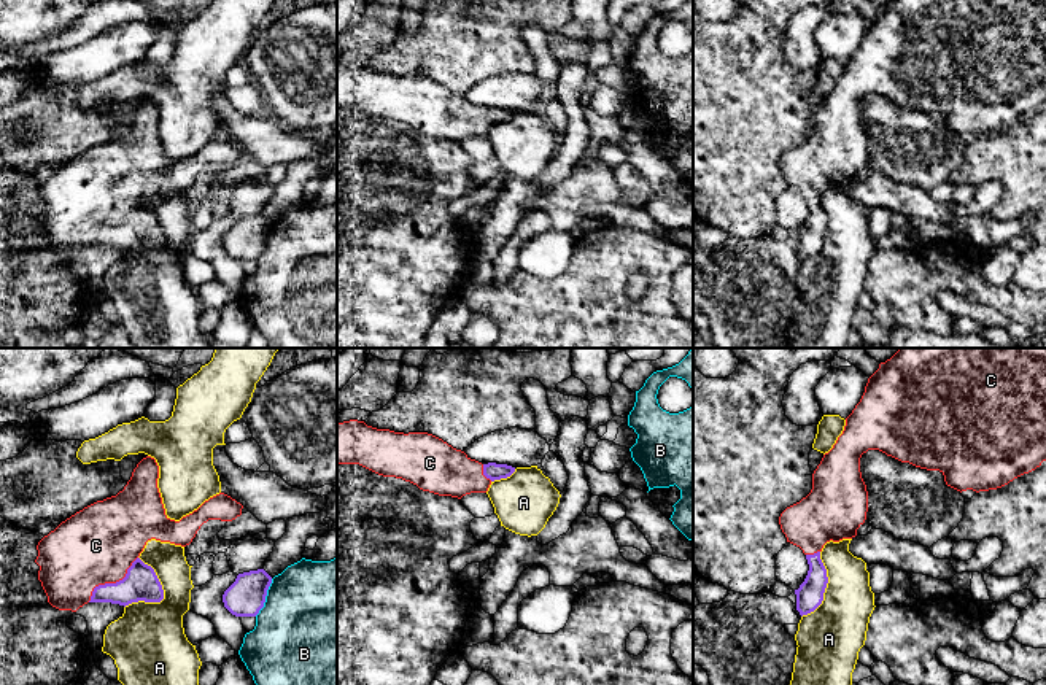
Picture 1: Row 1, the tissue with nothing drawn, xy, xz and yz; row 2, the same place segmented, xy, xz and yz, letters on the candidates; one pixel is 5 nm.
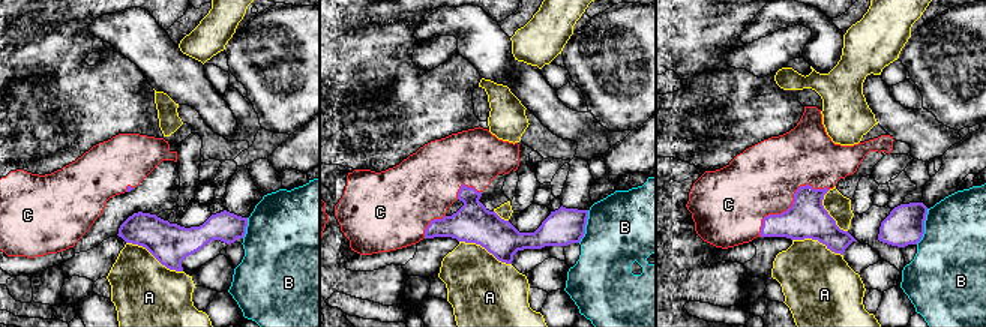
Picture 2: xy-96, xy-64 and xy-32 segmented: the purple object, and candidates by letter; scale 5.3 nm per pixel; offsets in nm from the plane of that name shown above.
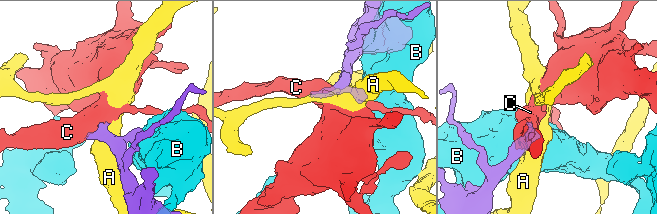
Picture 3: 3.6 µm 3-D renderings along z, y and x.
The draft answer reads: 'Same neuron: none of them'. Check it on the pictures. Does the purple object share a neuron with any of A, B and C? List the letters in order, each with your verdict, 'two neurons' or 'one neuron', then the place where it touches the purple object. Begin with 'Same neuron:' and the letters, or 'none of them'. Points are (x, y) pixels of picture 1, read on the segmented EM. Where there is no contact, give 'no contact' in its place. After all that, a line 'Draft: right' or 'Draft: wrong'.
Same neuron: C
A: two neurons | xy (162, 596)
B: two neurons | xy (264, 598)
C: one neuron | xy (112, 584)
Draft: wrong

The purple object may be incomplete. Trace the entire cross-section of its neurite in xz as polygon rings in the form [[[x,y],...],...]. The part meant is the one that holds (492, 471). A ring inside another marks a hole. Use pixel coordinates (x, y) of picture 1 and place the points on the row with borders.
[[[364,421],[337,424],[337,464],[359,464],[378,475],[396,477],[423,491],[461,499],[486,493],[494,480],[507,478],[515,467],[482,464],[428,432],[394,432]]]

